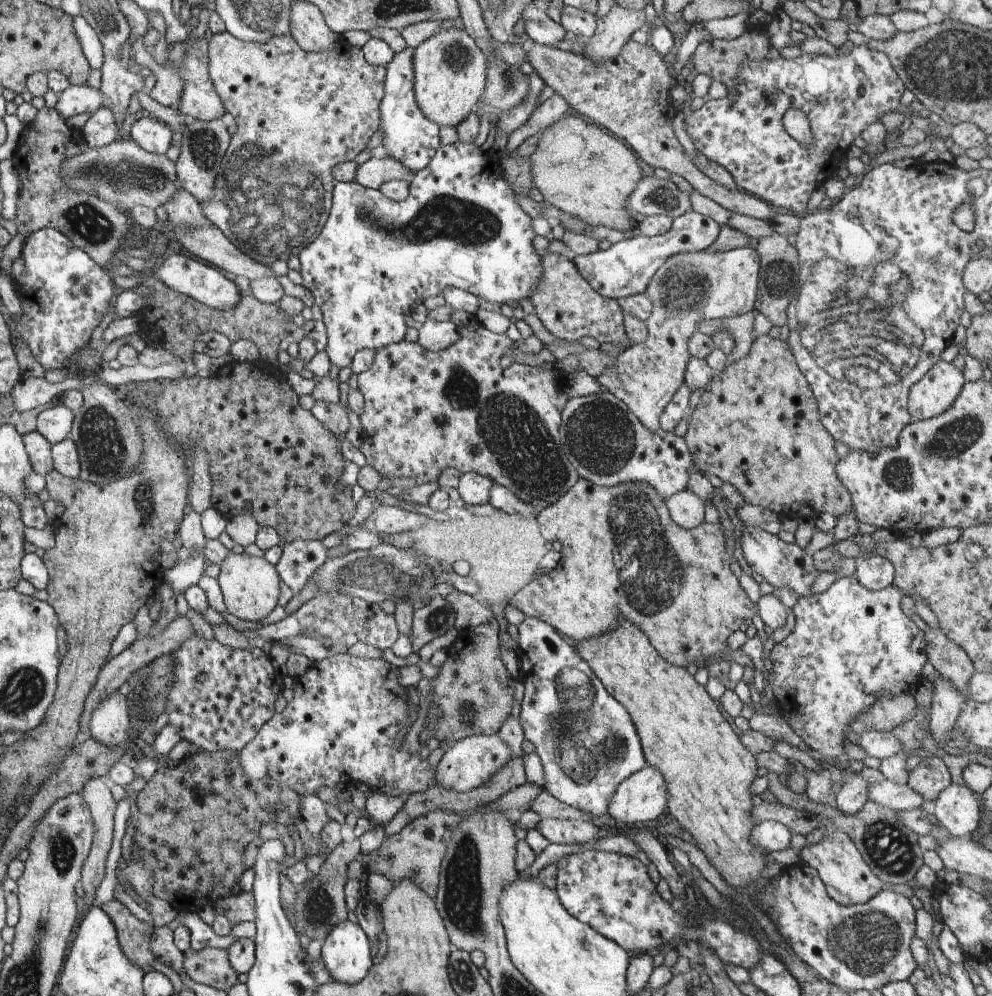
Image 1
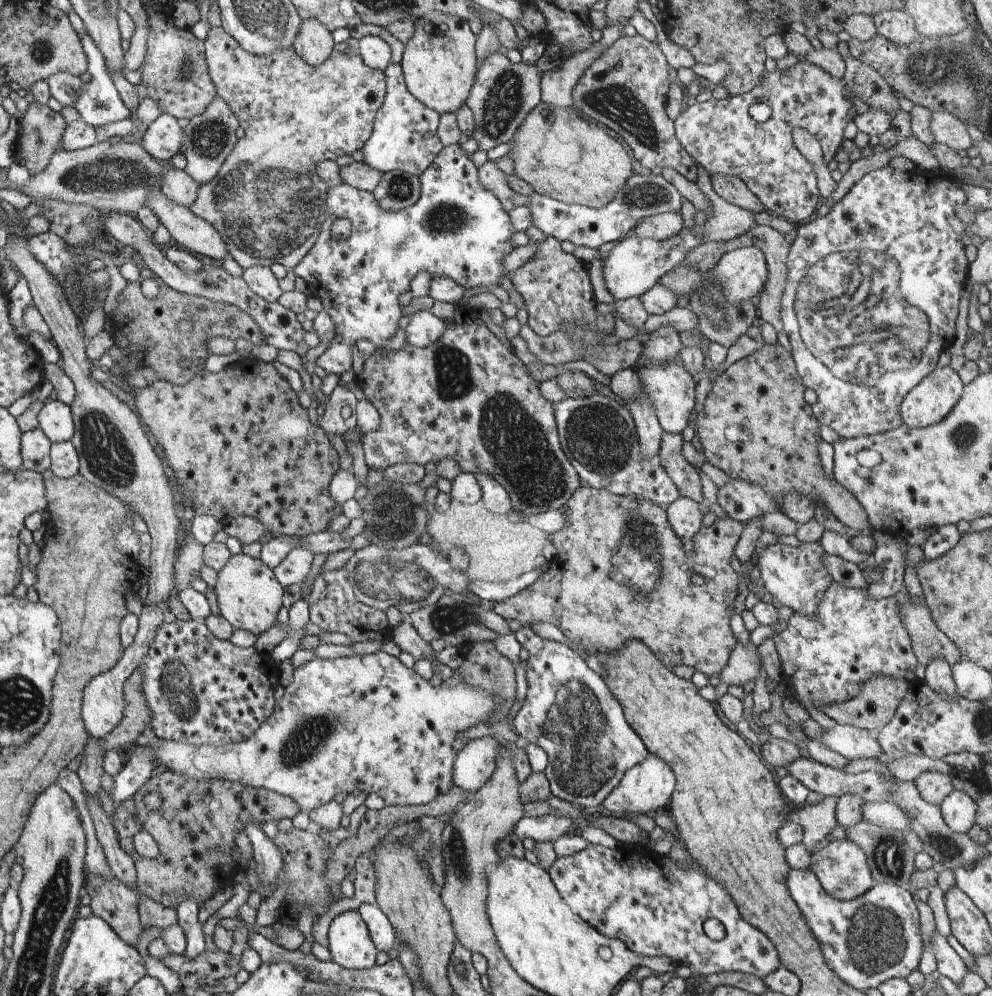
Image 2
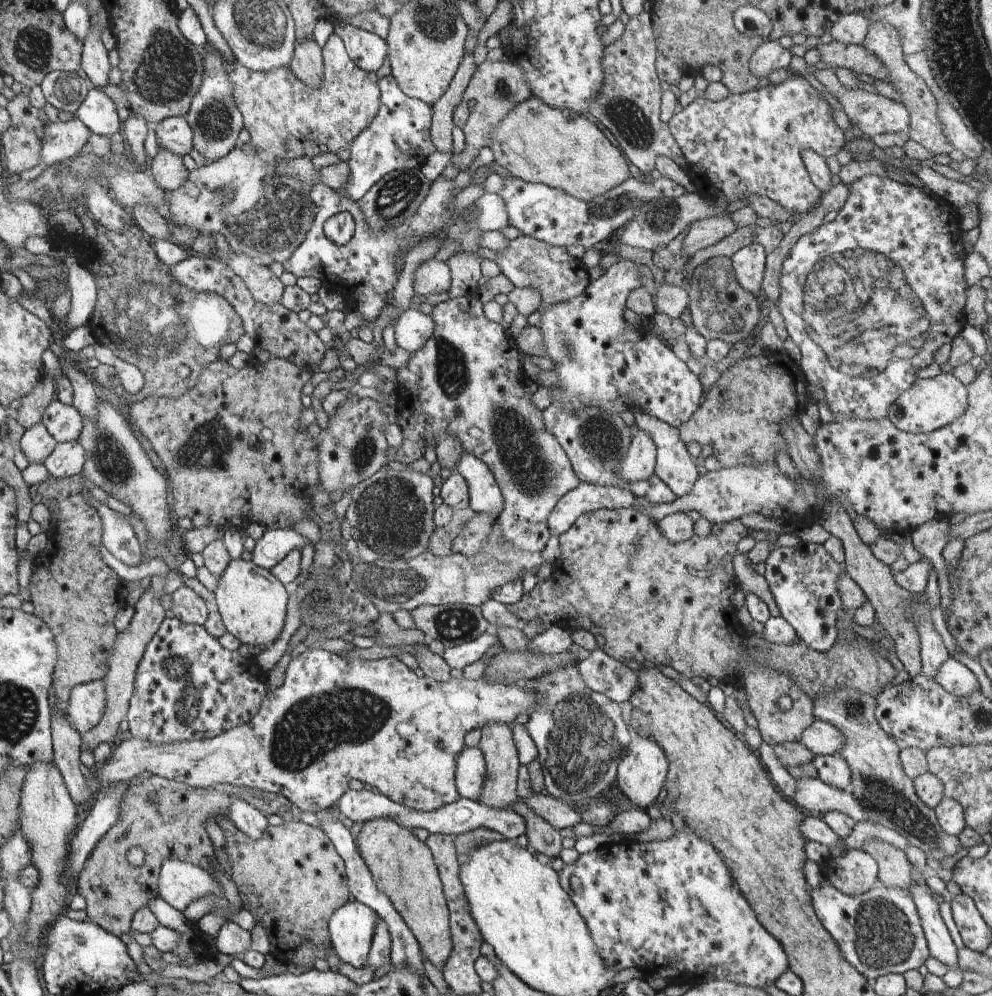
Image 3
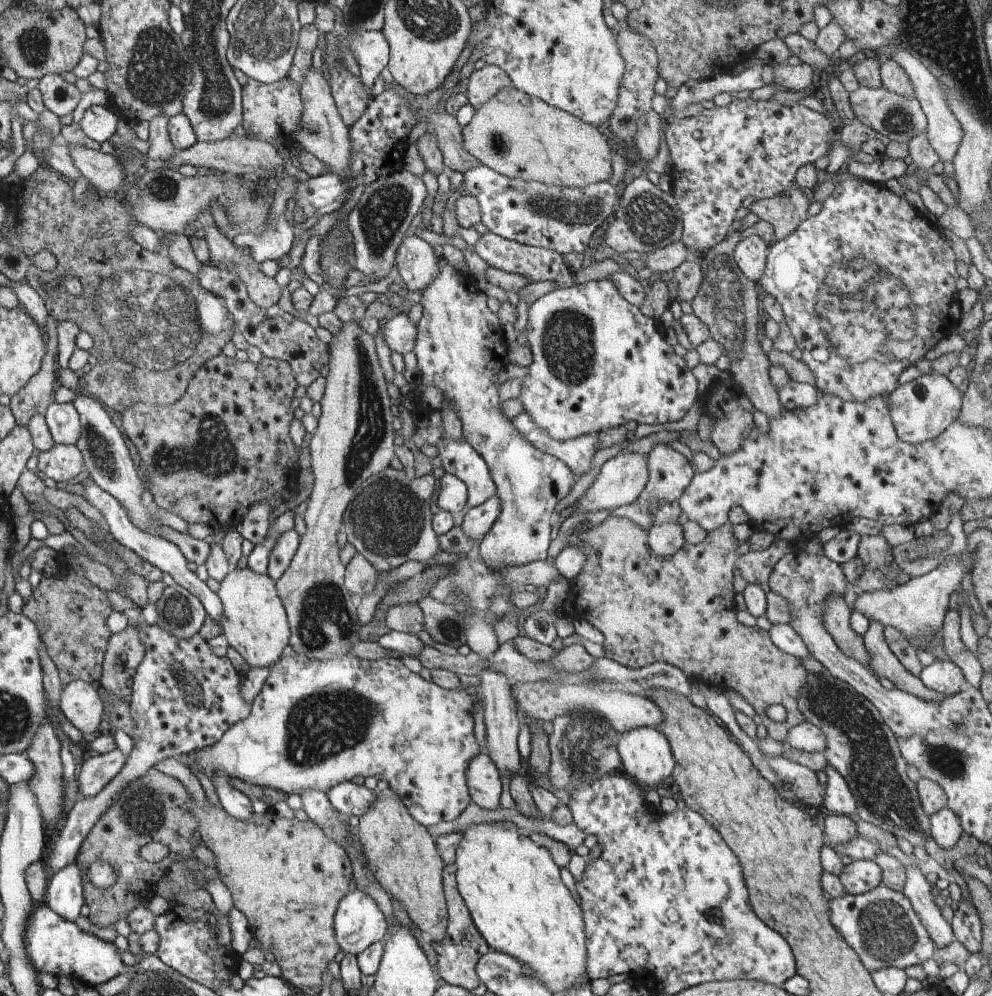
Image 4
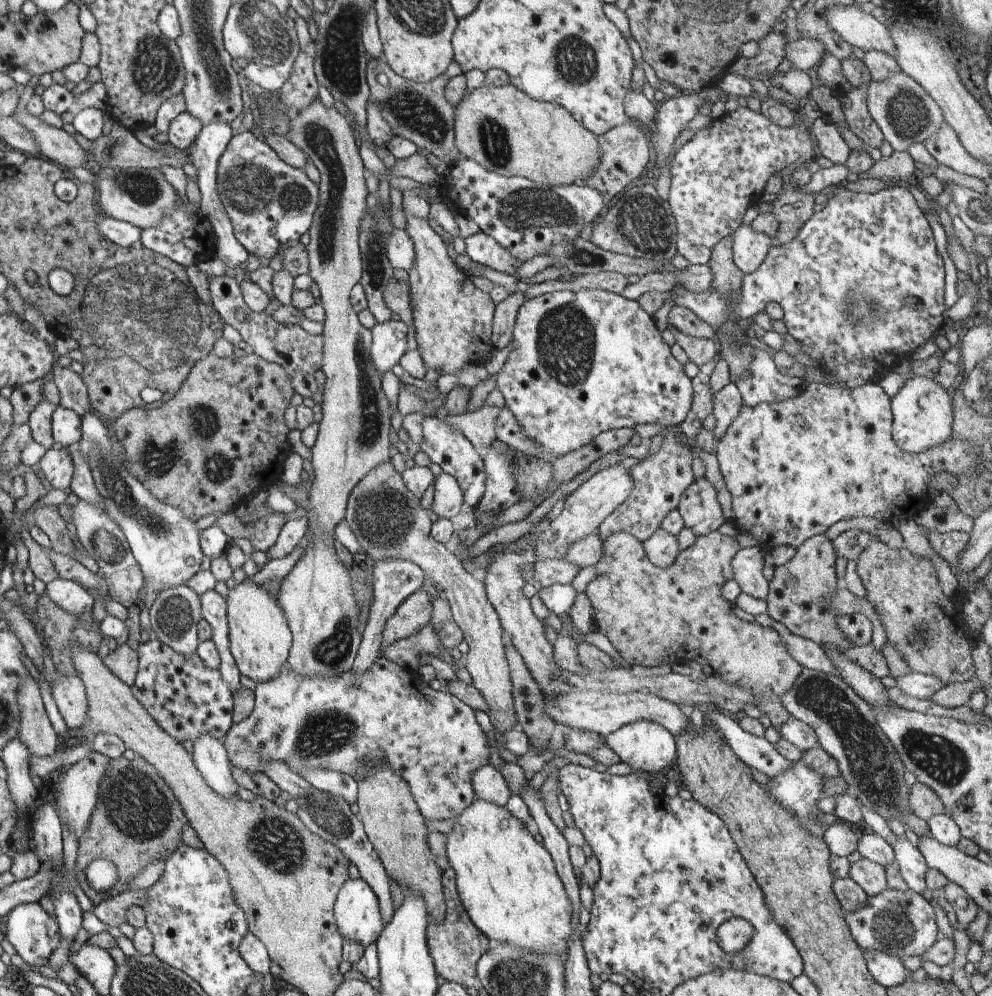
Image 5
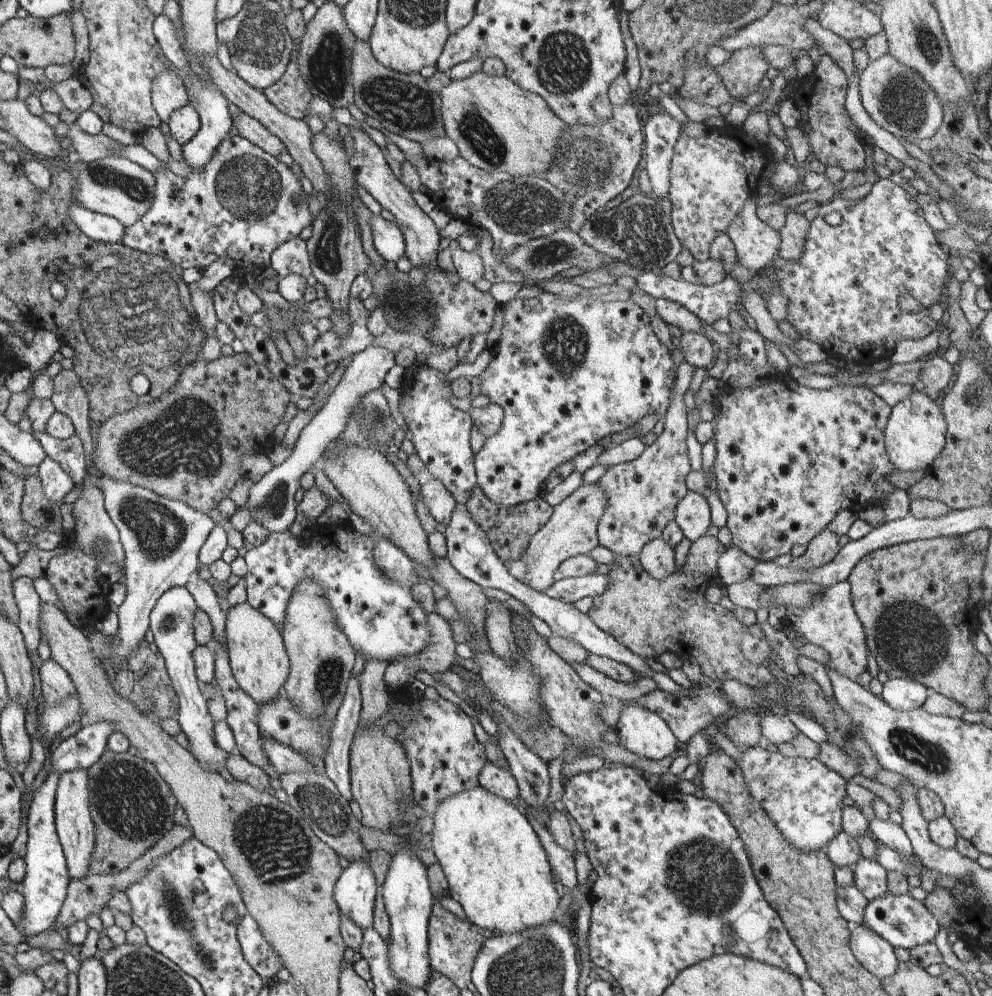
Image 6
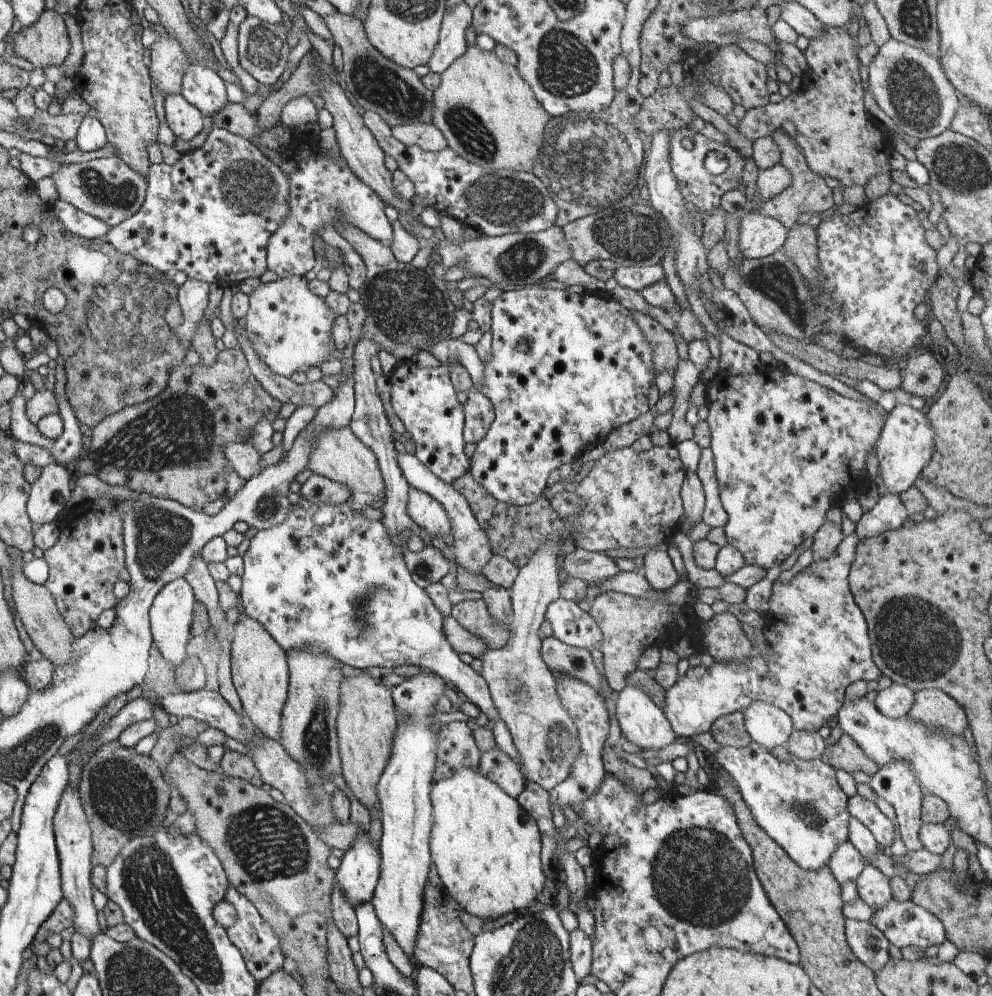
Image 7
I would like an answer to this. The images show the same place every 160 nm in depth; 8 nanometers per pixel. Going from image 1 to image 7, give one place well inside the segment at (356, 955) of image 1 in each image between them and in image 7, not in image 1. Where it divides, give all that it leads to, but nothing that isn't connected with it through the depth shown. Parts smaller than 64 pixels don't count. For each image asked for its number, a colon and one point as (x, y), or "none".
2: (349, 941)
3: (352, 928)
4: (359, 922)
5: (359, 917)
6: (356, 891)
7: (358, 871)

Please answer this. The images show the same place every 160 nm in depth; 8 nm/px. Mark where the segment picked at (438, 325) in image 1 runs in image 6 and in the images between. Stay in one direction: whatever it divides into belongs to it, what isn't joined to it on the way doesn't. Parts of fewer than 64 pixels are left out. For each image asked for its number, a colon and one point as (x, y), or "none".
2: (425, 329)
3: (413, 328)
4: (400, 333)
5: (390, 338)
6: (271, 499)

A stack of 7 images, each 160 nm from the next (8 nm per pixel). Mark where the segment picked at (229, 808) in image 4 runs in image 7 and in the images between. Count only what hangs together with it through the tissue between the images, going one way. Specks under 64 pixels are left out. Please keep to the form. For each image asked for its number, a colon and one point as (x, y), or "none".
5: (210, 756)
6: (172, 621)
7: (172, 613)

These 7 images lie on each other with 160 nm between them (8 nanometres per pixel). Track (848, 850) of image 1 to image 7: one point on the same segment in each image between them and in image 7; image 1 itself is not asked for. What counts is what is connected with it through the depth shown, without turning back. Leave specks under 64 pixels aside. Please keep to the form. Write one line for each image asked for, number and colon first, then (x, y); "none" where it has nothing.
2: (841, 866)
3: (855, 872)
4: (862, 875)
5: (871, 877)
6: (870, 876)
7: (873, 887)

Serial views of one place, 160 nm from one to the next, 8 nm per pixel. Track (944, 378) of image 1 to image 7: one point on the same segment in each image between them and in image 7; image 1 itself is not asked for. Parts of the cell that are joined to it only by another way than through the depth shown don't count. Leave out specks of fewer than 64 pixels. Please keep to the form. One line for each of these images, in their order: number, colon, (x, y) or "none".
2: (930, 401)
3: (929, 404)
4: (922, 409)
5: (922, 410)
6: (915, 434)
7: (907, 440)

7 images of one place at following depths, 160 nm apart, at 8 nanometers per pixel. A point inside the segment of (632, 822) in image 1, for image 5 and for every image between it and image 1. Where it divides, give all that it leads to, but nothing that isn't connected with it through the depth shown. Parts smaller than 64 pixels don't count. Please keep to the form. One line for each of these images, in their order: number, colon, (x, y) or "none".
2: (644, 788)
3: (641, 775)
4: (647, 757)
5: (646, 746)

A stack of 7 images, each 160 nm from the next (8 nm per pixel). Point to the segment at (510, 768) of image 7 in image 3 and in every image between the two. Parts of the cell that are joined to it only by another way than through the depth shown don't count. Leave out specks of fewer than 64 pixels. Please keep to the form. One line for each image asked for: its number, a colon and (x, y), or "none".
3: (470, 778)
4: (483, 777)
5: (489, 784)
6: (493, 778)

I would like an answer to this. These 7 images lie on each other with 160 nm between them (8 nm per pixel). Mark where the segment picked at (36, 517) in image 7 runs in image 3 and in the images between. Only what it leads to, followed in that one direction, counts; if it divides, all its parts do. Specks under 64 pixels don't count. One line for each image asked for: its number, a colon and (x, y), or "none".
3: (68, 458)
4: (62, 462)
5: (57, 464)
6: (55, 480)

